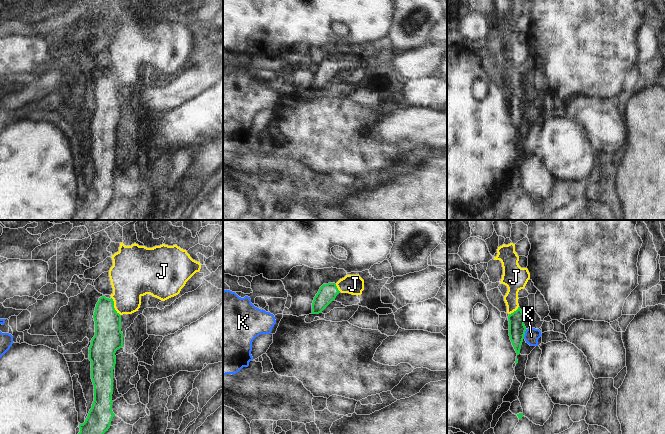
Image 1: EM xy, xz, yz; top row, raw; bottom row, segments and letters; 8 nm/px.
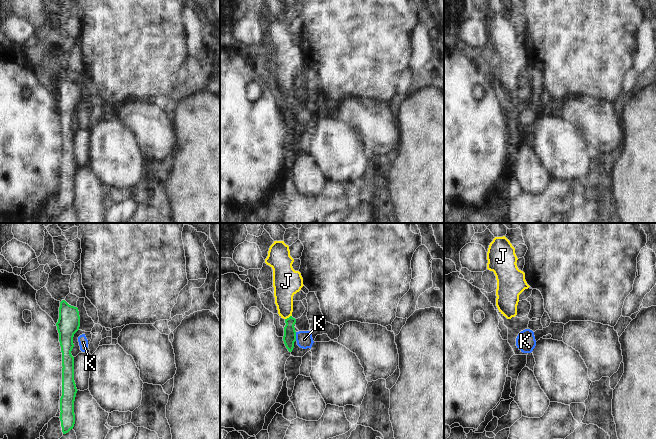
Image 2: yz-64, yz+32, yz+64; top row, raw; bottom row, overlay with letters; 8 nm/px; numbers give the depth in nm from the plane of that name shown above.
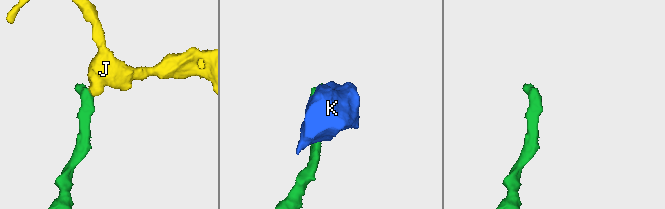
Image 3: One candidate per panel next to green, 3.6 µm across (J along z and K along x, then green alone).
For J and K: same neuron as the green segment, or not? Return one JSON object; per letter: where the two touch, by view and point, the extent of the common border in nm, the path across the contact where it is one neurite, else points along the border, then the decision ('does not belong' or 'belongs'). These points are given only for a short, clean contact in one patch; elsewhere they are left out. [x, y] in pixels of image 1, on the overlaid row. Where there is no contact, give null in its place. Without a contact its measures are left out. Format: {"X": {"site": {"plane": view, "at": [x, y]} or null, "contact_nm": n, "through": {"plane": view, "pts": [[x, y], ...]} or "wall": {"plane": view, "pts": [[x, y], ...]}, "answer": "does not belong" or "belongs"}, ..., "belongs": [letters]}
{"J": {"site": {"plane": "xy", "at": [113, 306]}, "contact_nm": 170, "through": {"plane": "xy", "pts": [[108, 336], [108, 312], [113, 306], [127, 292], [130, 280]]}, "answer": "belongs"}, "K": {"site": {"plane": "yz", "at": [524, 334]}, "contact_nm": 80, "wall": {"plane": "yz", "pts": [[526, 329], [523, 338]]}, "answer": "does not belong"}, "belongs": ["J"]}

